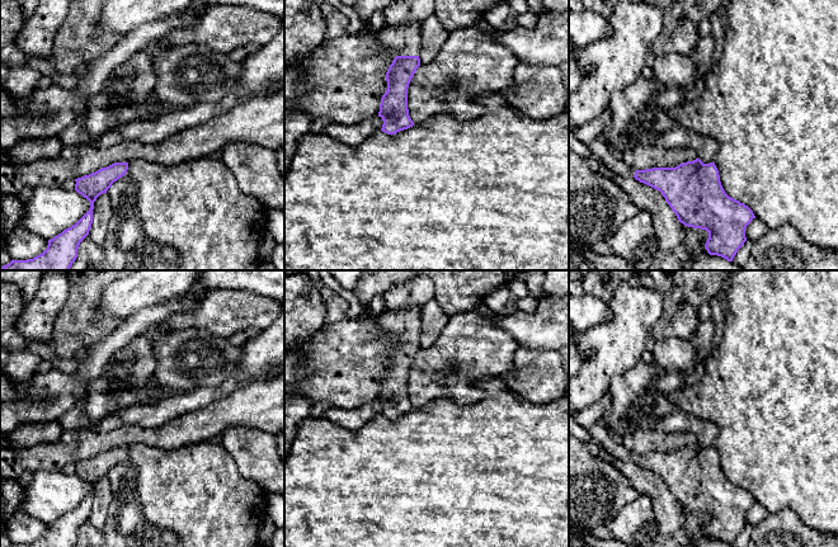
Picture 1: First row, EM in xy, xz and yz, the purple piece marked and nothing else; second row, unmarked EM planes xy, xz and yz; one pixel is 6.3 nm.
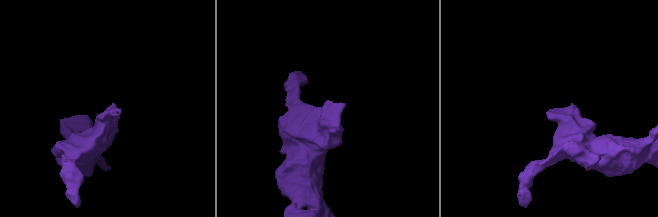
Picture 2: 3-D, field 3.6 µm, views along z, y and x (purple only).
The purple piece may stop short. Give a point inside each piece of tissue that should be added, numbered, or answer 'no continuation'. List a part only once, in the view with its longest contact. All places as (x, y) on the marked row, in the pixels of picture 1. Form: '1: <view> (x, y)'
1: xz (404, 39)

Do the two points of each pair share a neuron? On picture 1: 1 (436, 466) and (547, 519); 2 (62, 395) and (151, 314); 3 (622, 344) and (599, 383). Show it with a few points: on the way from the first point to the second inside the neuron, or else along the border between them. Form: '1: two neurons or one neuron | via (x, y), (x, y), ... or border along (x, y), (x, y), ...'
1: one neuron | via (464, 494), (489, 519), (519, 519)
2: one neuron | via (85, 373), (128, 330)
3: one neuron | via (612, 354), (599, 367), (599, 373)

